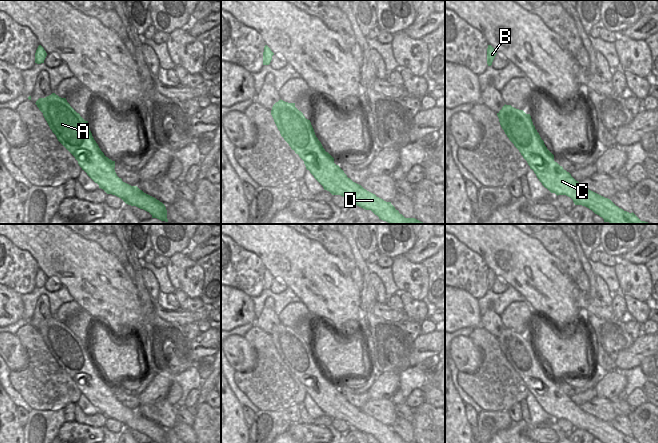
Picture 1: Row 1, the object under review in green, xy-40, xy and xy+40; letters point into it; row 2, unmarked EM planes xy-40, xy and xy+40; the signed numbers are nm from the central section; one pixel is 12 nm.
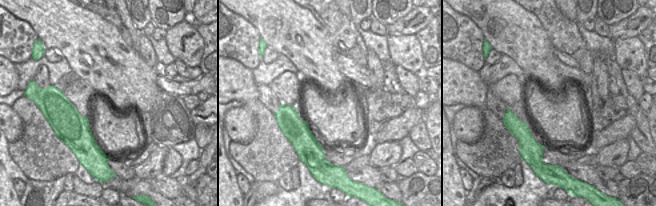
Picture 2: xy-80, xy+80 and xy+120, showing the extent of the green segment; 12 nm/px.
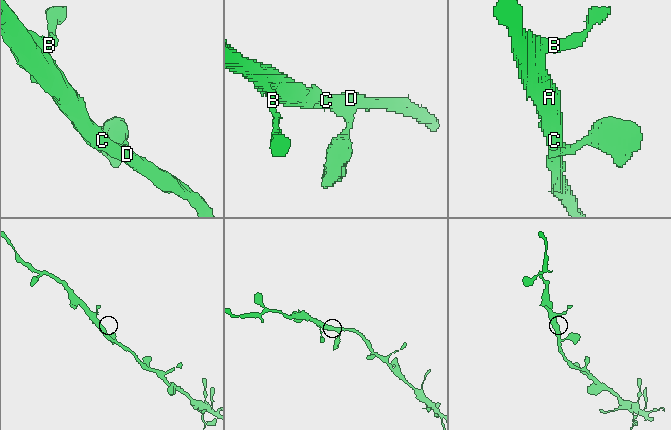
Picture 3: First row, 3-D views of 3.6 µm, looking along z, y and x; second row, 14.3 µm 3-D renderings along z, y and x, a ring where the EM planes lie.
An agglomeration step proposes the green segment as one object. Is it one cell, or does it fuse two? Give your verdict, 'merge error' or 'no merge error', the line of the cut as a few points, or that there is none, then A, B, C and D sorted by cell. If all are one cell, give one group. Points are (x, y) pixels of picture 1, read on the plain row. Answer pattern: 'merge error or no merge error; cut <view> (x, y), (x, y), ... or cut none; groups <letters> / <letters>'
no merge error; cut none; groups A B C D

